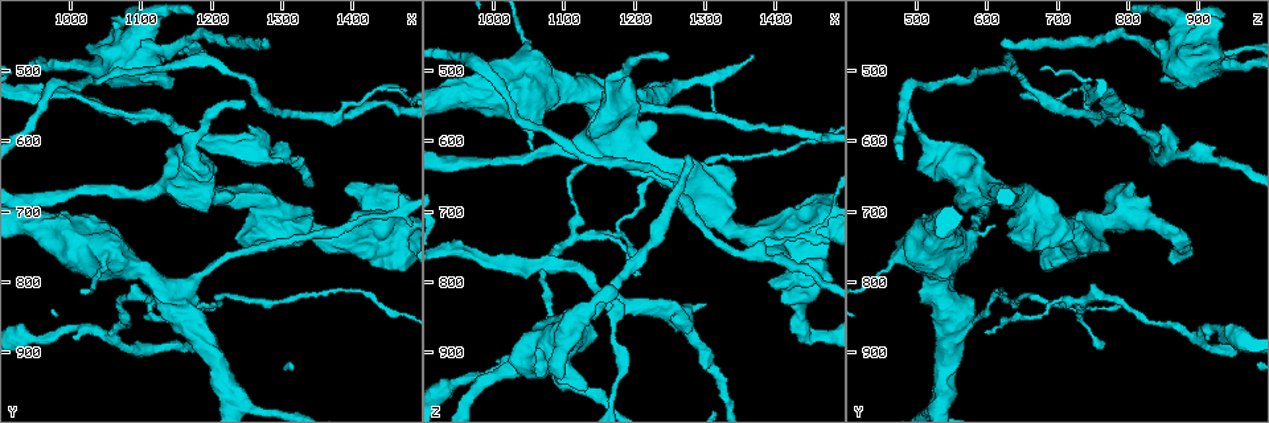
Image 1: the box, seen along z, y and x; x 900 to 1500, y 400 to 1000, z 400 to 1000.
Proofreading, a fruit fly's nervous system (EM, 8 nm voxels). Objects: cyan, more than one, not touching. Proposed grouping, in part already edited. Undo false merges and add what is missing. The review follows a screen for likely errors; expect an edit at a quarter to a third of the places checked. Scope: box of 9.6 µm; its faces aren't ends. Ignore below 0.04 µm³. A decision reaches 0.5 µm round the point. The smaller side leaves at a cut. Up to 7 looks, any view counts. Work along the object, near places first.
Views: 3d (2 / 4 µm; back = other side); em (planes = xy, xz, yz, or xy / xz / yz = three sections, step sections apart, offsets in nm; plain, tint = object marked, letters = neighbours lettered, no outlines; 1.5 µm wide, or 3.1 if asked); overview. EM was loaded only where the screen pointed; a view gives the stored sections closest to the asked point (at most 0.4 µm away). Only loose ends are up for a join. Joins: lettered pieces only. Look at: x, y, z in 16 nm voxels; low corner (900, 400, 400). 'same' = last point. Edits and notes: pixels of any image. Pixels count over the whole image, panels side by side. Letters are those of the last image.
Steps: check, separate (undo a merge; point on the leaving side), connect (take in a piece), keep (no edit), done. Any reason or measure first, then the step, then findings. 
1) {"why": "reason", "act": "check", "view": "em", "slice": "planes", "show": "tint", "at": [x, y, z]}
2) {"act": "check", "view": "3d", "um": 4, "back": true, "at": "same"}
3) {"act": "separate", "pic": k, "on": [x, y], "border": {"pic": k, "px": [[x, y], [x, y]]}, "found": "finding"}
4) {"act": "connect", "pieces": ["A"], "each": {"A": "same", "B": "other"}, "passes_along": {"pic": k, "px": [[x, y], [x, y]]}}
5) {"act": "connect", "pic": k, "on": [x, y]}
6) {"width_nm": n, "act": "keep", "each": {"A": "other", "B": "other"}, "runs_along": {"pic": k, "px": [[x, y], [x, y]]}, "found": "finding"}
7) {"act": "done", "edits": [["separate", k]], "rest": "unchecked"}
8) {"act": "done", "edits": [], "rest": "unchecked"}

{"why": "abrupt turn", "act": "check", "view": "3d", "um": 4, "at": [1455, 750, 870]}

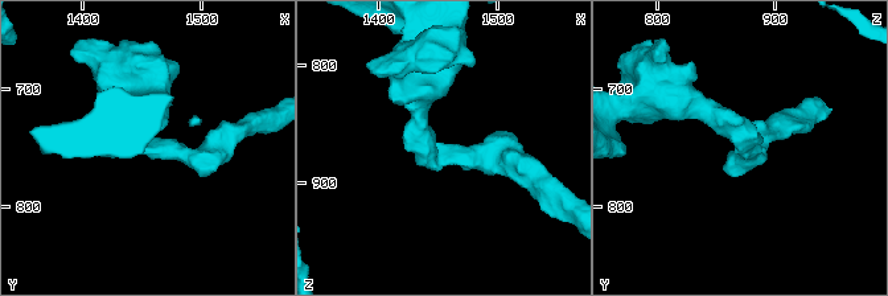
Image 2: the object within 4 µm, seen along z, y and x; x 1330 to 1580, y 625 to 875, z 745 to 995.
{"act": "check", "view": "em", "slice": "planes", "show": "letters", "at": [1452, 754, 872]}

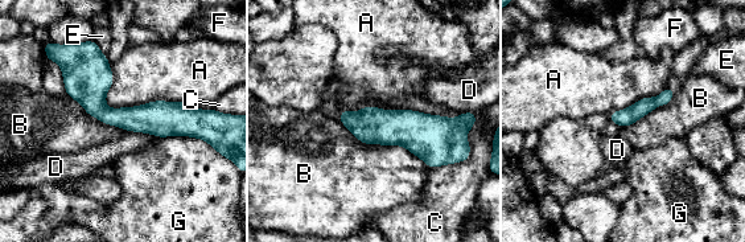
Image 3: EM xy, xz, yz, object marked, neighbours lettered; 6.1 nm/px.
{"act": "keep", "each": {"A": "other", "B": "other", "C": "other", "D": "other", "E": "other", "F": "other", "G": "other"}, "border": {"pic": 3, "px": [[338, 118], [431, 169]]}, "found": "continuous, no second neuron"}

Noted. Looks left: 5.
{"why": "thick end", "act": "check", "view": "em", "slice": "planes", "show": "letters", "at": [1060, 720, 610]}

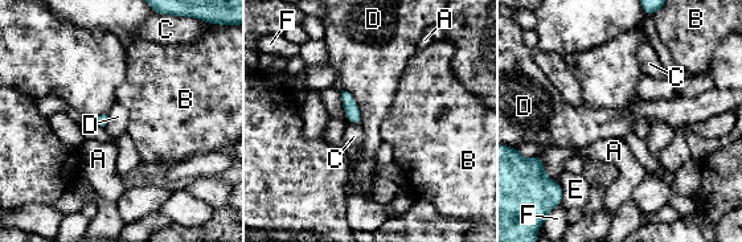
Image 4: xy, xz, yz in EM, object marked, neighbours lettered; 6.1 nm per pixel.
{"act": "keep", "each": {"A": "other", "B": "other", "C": "other", "D": "other", "E": "other", "F": "other"}, "border": {"pic": 4, "px": [[341, 89], [353, 98], [360, 123]]}, "found": "none of them fits"}

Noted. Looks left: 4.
{"why": "two arms in line, one across", "act": "check", "view": "em", "slice": "xy", "step": 8, "show": "tint", "at": [1150, 465, 835]}

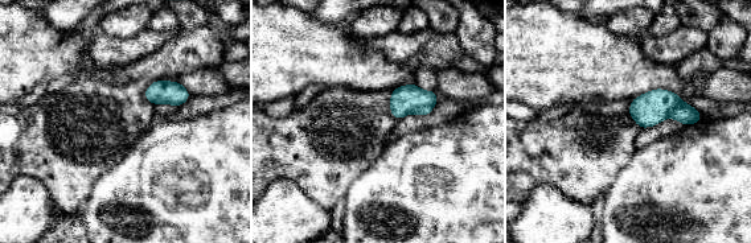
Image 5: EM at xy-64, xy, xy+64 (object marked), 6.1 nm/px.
{"act": "check", "view": "em", "slice": "planes", "show": "letters", "at": "same"}

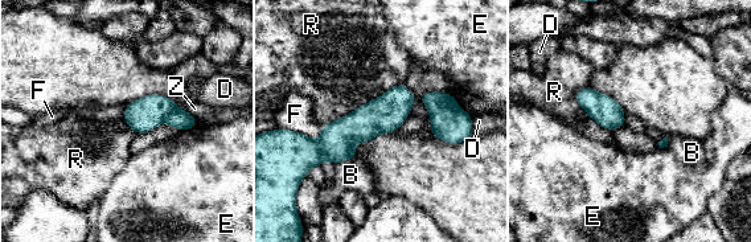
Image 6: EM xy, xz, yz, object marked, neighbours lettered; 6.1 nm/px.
{"width_nm": 220, "act": "separate", "pic": 6, "on": [179, 118], "each": {"B": "other", "D": "other", "E": "other", "F": "other", "R": "other", "Z": "other"}, "border": {"pic": 6, "px": [[176, 107], [163, 120]]}, "found": "a second neuron is stuck on"}

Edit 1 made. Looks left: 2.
{"act": "done", "edits": [["separate", 6]], "rest": "unchecked"}

